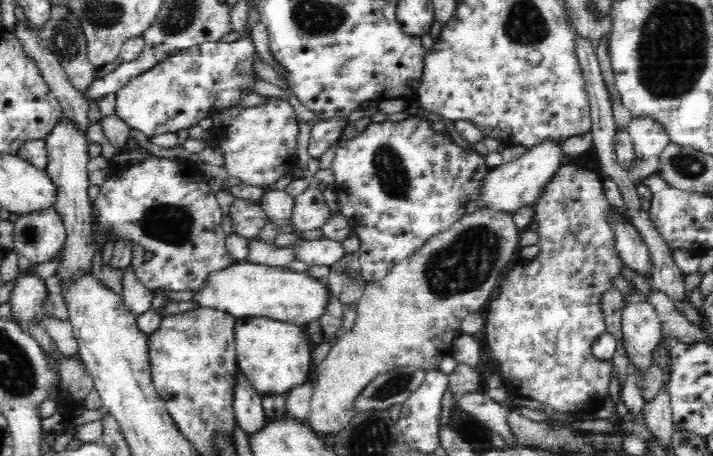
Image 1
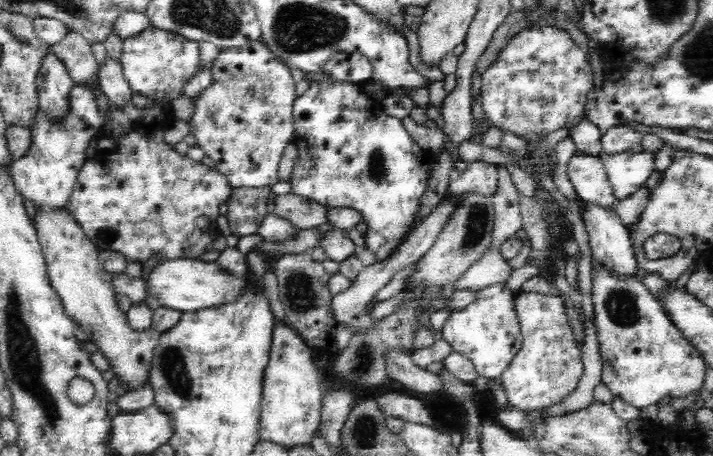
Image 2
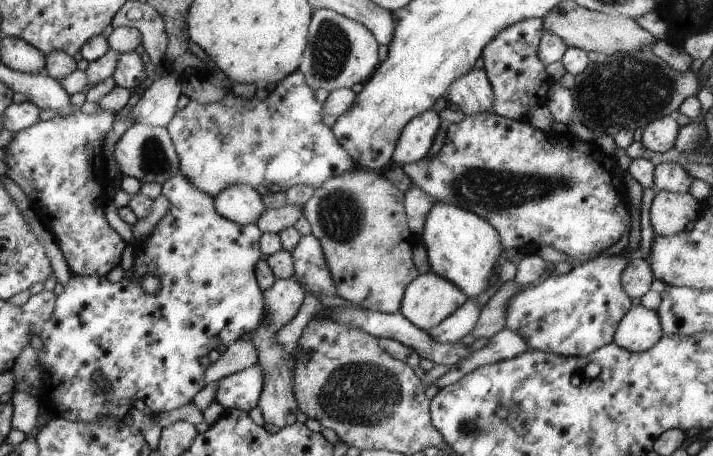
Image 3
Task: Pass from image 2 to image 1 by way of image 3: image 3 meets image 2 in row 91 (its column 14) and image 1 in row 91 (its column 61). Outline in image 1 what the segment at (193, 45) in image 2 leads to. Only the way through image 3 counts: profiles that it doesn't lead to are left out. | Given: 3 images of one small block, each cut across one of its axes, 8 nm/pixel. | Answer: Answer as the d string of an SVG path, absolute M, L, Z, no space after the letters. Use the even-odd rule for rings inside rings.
M251 26L232 42L203 42L170 56L140 76L136 76L115 92L115 115L130 130L138 130L146 137L177 133L211 118L216 114L238 110L244 96L254 93L258 75L254 64L259 60L251 37Z

